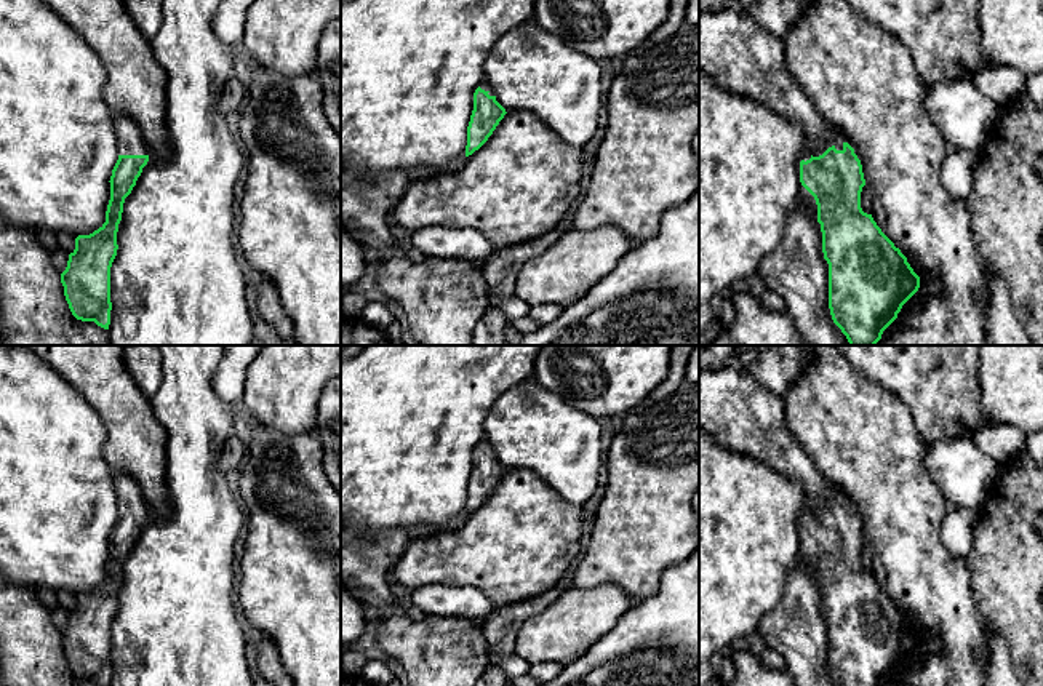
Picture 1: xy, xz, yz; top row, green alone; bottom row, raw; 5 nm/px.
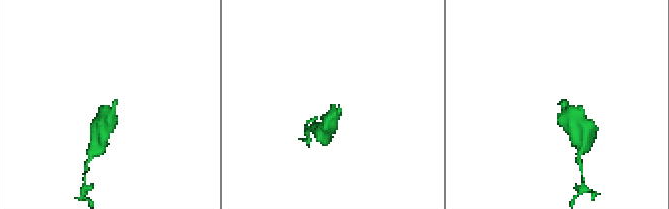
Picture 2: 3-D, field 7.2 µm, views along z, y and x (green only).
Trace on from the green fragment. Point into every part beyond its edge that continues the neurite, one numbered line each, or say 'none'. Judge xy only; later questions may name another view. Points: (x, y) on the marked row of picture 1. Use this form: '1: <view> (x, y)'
1: xy (130, 136)

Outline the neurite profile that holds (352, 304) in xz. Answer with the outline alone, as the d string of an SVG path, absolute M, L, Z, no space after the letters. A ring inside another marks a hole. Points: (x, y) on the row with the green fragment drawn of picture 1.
M347 289L341 296L341 317L358 318L360 312L366 307L366 304L368 301L362 294Z

